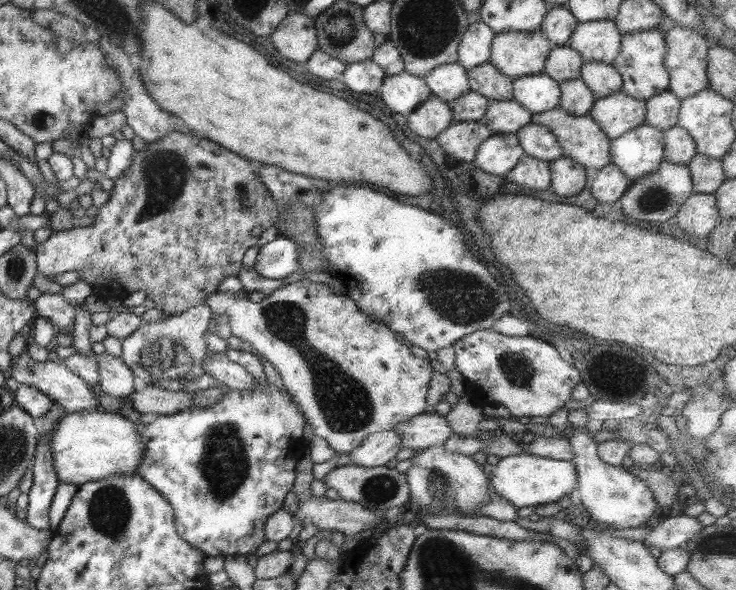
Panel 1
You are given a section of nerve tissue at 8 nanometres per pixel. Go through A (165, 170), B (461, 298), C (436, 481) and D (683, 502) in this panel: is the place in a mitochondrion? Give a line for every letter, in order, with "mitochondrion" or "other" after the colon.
A: mitochondrion
B: mitochondrion
C: mitochondrion
D: other

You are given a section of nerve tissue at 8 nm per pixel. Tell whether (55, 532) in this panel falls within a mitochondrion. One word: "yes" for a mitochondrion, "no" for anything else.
no

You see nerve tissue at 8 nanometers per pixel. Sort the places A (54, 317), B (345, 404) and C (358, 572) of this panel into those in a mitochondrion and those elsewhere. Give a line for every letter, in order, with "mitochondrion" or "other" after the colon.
A: other
B: mitochondrion
C: other

